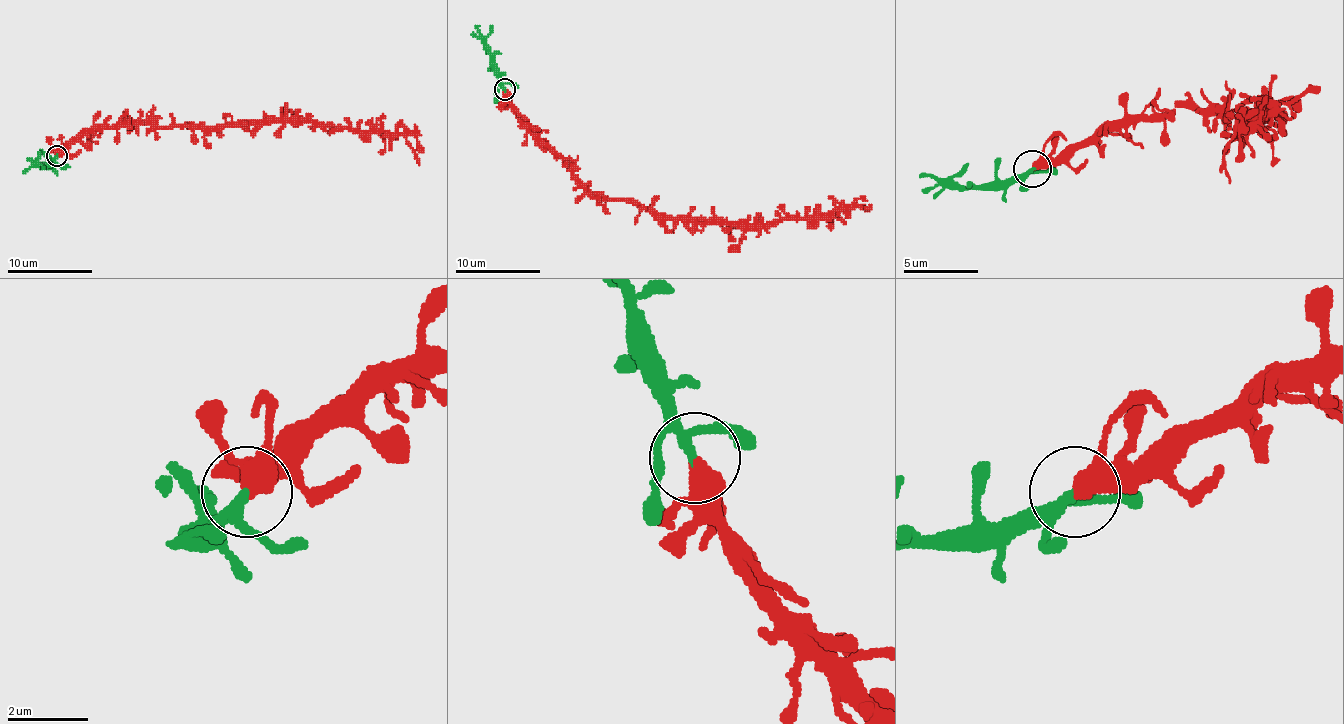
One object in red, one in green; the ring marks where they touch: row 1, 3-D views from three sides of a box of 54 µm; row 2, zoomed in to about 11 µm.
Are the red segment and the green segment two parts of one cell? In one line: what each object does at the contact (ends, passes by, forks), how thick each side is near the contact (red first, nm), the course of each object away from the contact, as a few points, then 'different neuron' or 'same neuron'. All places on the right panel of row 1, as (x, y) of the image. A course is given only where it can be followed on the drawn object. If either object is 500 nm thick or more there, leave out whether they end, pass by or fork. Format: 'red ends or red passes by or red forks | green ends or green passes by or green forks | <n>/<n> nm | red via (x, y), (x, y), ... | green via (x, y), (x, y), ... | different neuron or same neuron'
red passes by | green passes by | 360/200 nm | red via (1033, 169), (1056, 169), (1101, 132), (1165, 121), (1180, 106), (1225, 117), (1270, 109), (1228, 143), (1228, 185) | green via (1033, 169), (988, 185), (943, 185), (920, 173) | same neuron

